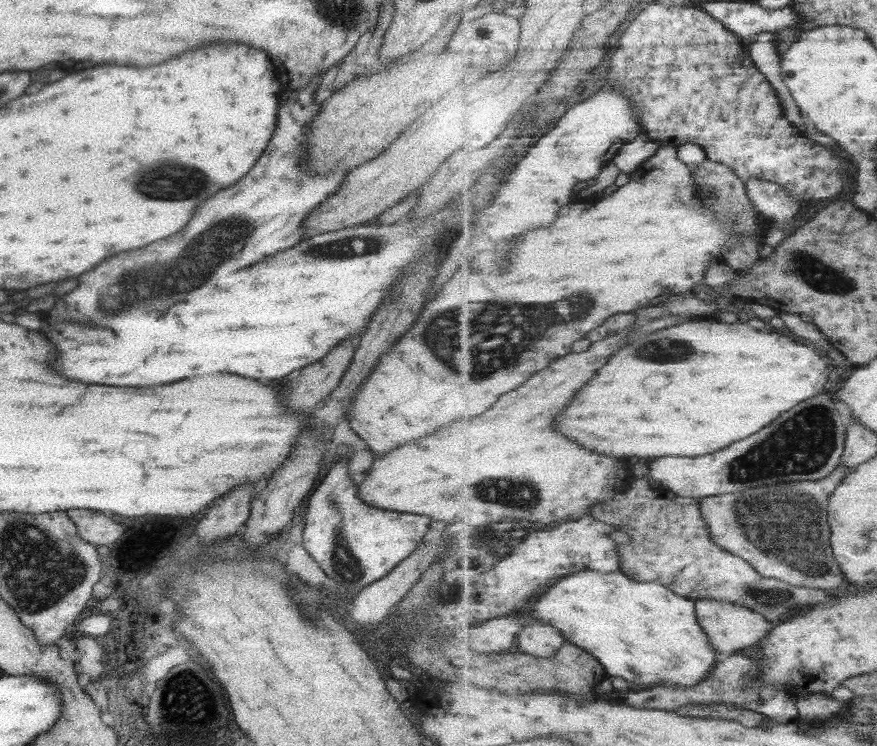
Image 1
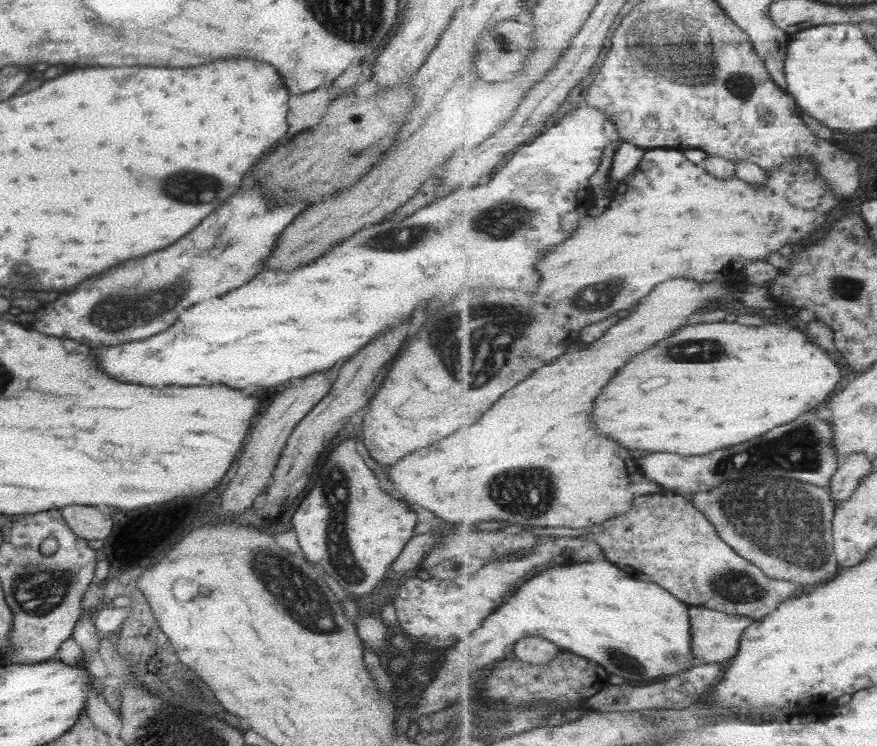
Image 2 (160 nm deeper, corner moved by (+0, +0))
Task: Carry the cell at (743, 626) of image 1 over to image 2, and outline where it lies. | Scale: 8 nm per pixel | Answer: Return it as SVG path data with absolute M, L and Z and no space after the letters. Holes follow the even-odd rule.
M690 605L690 621L692 653L697 664L704 664L732 659L738 653L744 632L756 620Z

